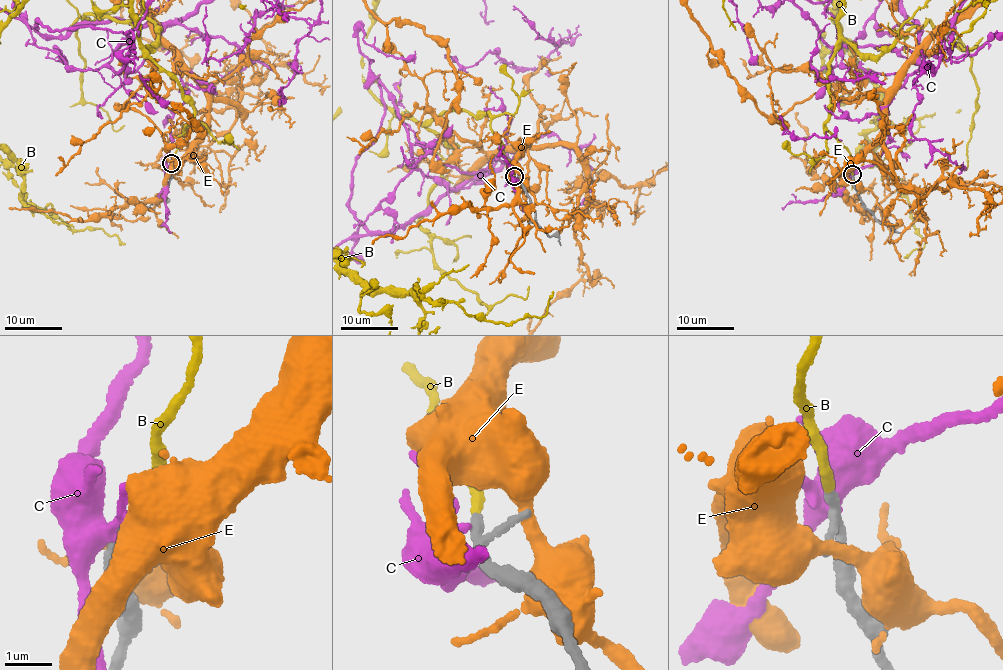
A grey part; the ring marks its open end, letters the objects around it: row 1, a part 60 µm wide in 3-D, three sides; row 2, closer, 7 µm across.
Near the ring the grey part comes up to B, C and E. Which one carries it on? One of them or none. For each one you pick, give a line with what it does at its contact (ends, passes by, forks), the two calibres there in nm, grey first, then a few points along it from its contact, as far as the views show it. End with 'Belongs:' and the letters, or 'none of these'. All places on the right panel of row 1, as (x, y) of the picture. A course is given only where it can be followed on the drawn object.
B: it ends there; 150 nm thick on the grey side, 200 nm on the other
Belongs: B

